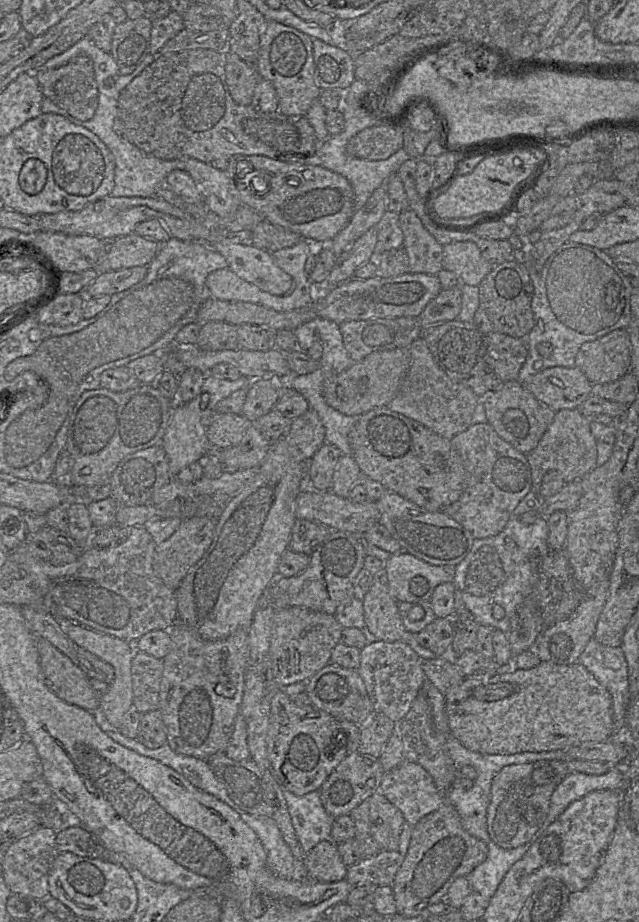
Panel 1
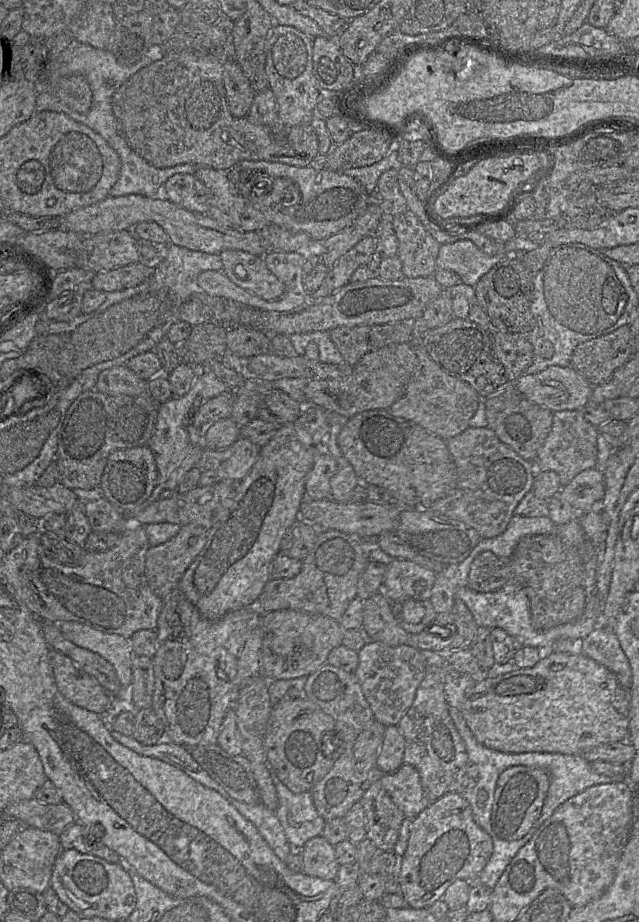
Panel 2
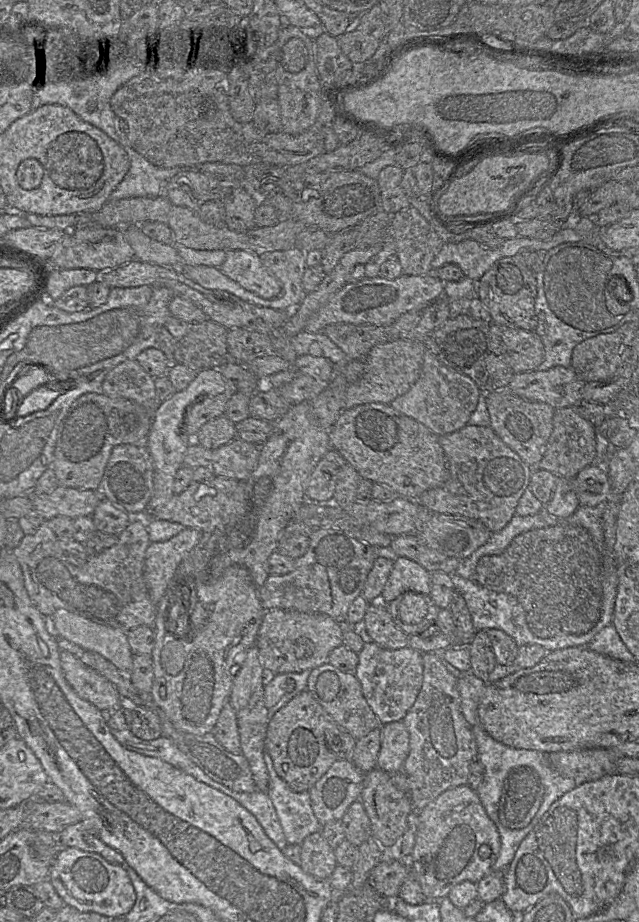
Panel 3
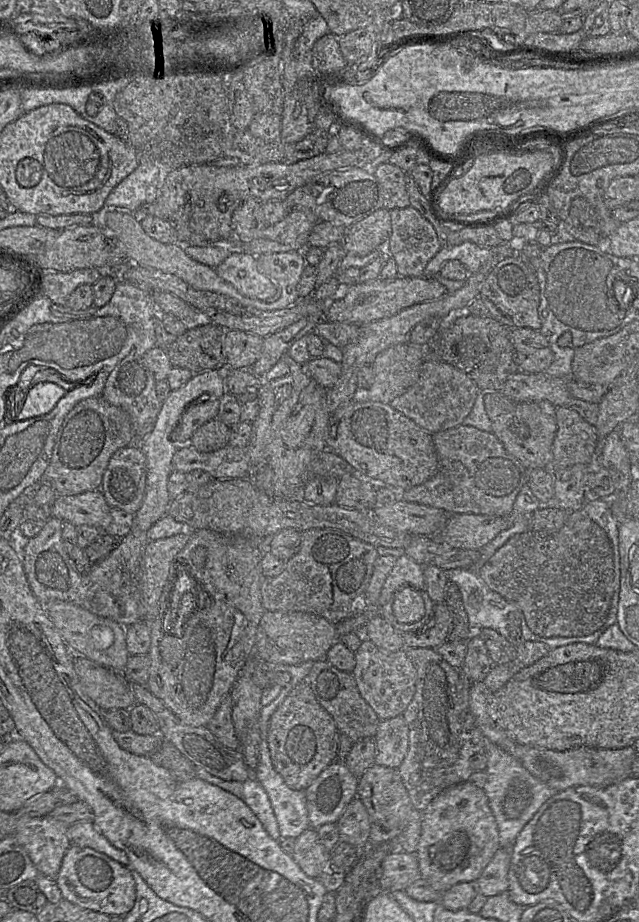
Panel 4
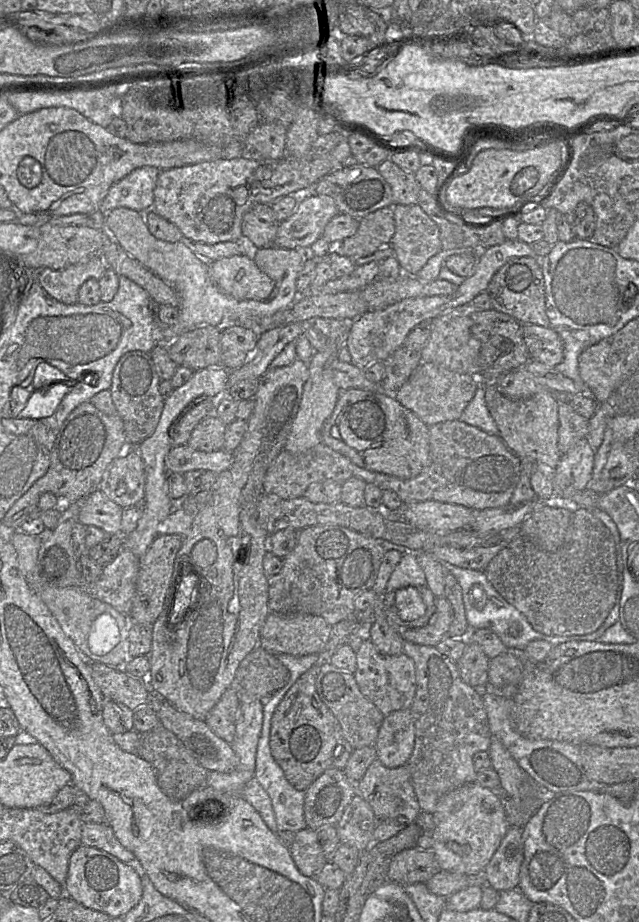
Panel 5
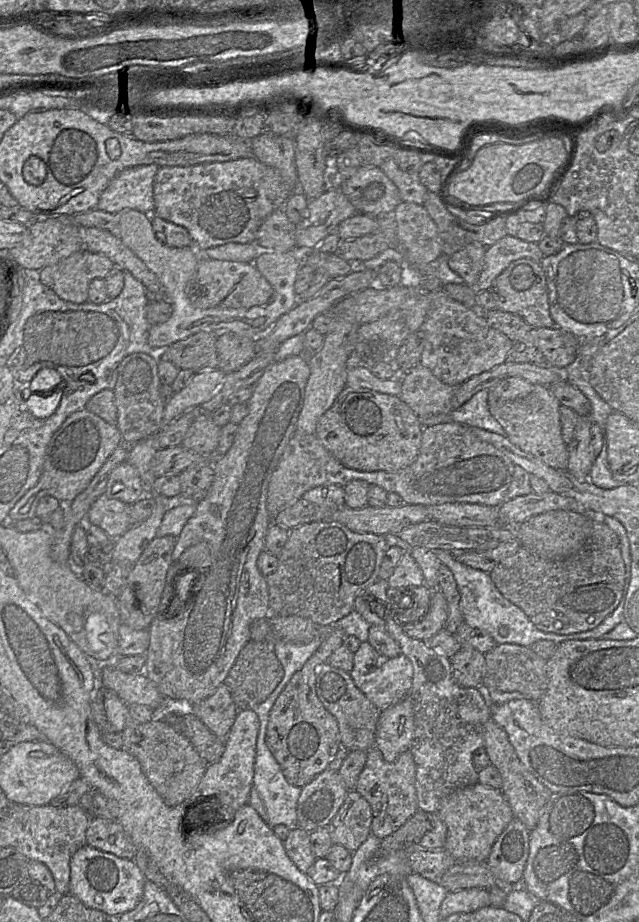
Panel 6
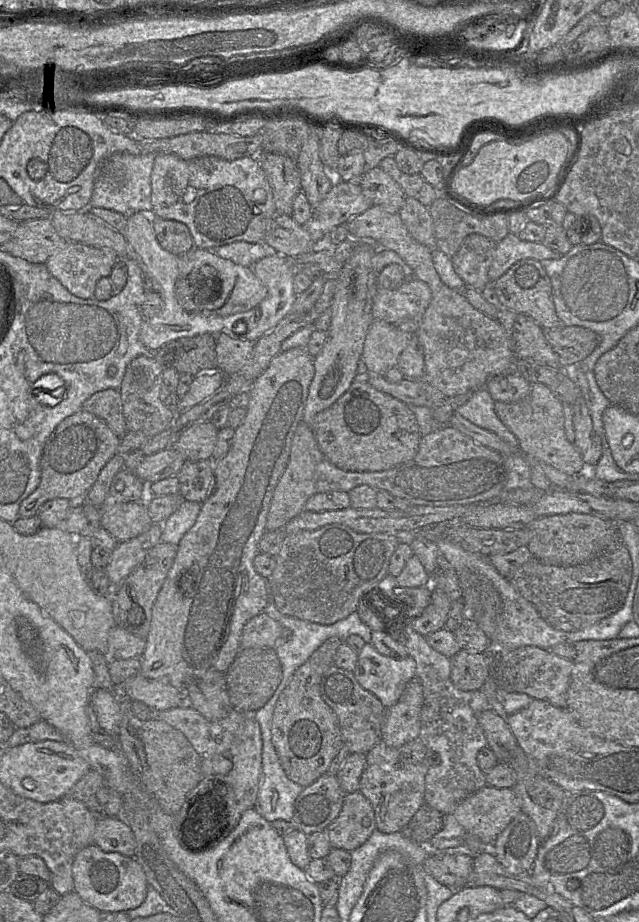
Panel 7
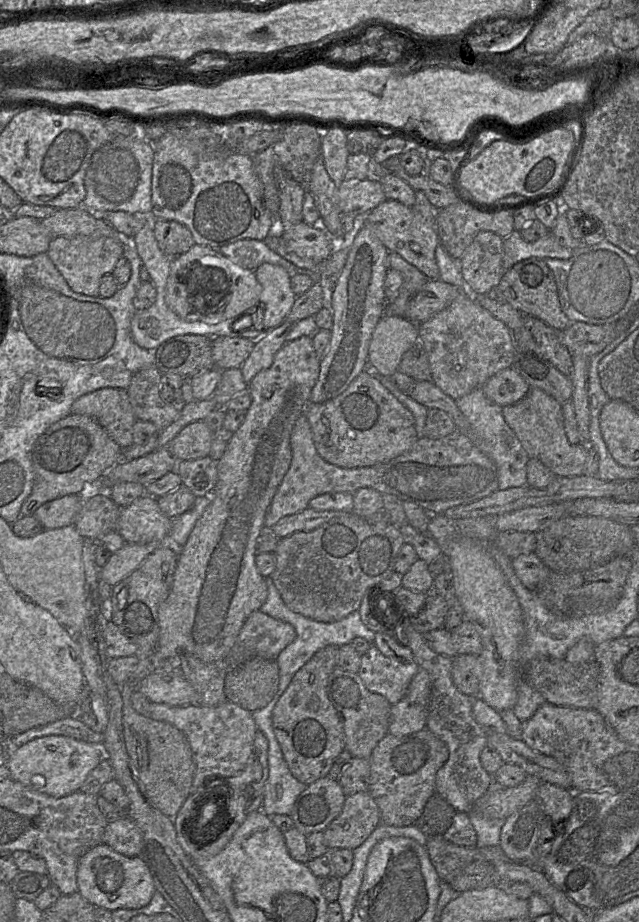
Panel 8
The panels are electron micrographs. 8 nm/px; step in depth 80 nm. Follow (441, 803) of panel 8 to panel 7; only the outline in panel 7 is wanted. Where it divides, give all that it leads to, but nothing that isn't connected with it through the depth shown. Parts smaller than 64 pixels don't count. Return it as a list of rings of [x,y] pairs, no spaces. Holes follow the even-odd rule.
[[[424,803],[401,832],[417,843],[428,843],[442,829],[445,815]]]

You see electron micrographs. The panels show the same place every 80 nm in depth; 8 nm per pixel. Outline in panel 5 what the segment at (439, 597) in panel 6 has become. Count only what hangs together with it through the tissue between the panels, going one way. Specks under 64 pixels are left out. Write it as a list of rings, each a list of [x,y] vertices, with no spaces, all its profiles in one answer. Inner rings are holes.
[[[437,597],[435,612],[428,623],[419,628],[399,628],[404,641],[425,646],[436,646],[445,637],[453,620],[453,609],[445,597]]]

